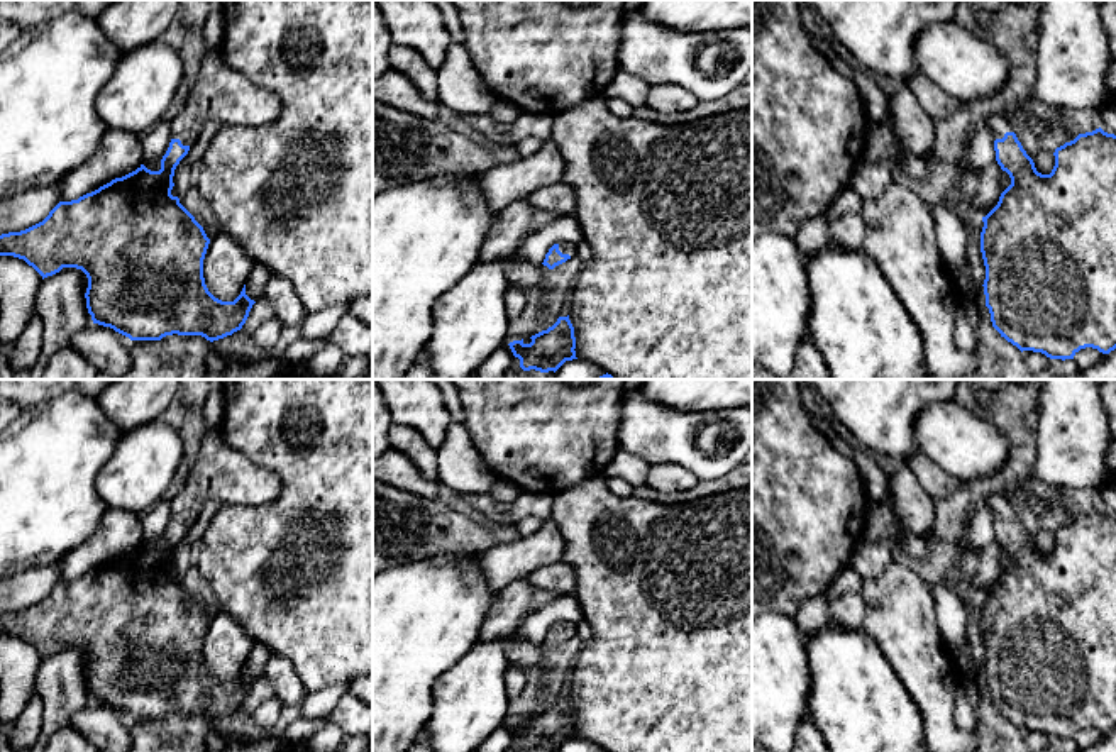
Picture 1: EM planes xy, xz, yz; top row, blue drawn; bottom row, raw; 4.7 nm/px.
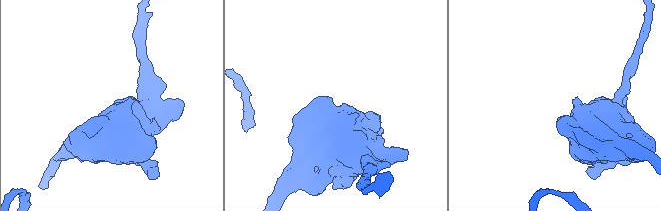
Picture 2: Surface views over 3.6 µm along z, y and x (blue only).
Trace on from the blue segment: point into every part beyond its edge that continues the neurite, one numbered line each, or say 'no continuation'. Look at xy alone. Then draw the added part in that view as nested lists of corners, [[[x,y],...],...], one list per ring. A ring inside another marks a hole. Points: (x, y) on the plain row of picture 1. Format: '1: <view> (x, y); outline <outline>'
1: xy (220, 473); outline [[[217,427],[203,434],[196,461],[169,503],[171,518],[191,527],[207,500],[259,506],[274,501],[279,493],[281,479],[225,444],[222,427]]]

